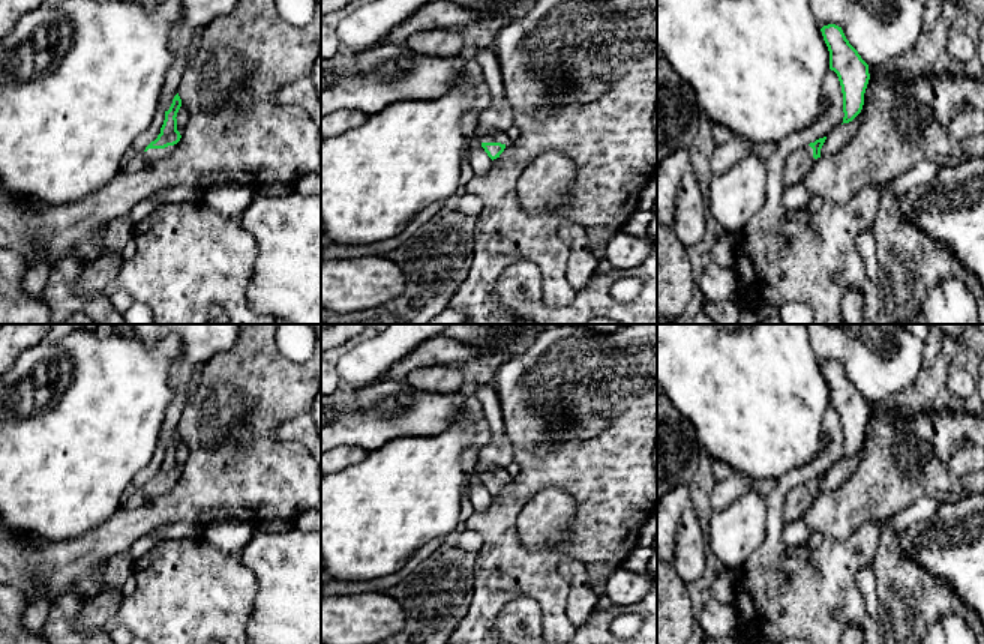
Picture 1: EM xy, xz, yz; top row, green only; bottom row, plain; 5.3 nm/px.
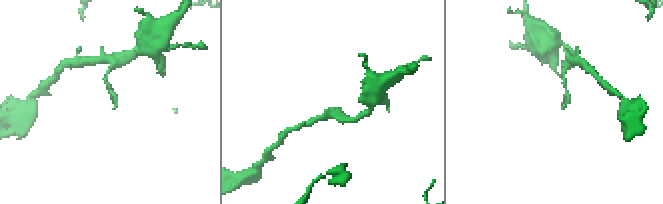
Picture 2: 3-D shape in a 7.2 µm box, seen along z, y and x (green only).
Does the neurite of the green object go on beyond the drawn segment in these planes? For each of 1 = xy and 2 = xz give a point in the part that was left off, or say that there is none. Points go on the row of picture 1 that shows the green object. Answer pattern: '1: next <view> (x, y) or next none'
1: next xy (152, 155)
2: next xz (492, 135)

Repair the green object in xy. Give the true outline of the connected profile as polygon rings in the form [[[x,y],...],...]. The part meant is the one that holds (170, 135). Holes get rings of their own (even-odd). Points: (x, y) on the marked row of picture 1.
[[[177,93],[172,99],[170,110],[165,111],[165,120],[160,128],[160,134],[144,150],[146,155],[144,168],[148,168],[153,164],[162,161],[165,155],[171,150],[171,147],[180,141],[182,135],[177,131],[177,119],[176,119],[180,107],[182,99]]]

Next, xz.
[[[489,131],[488,134],[482,135],[482,147],[492,161],[500,158],[507,143],[508,138],[502,131]]]

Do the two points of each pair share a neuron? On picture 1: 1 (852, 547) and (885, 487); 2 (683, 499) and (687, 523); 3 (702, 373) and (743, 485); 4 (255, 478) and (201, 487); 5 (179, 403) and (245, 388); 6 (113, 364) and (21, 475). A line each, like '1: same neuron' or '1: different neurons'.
1: different neurons
2: different neurons
3: different neurons
4: same neuron
5: different neurons
6: same neuron

